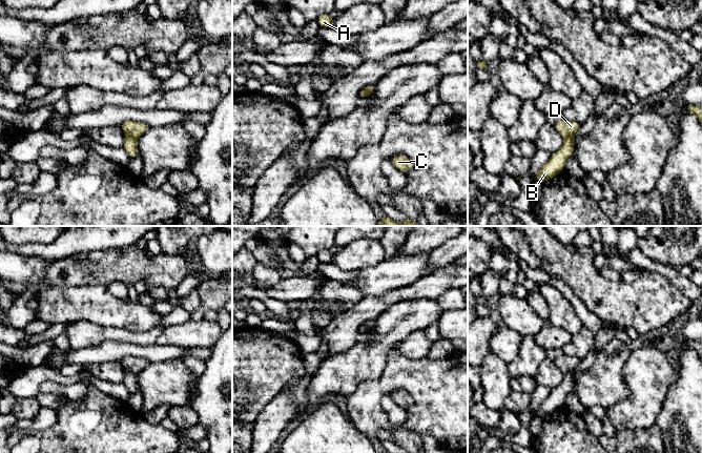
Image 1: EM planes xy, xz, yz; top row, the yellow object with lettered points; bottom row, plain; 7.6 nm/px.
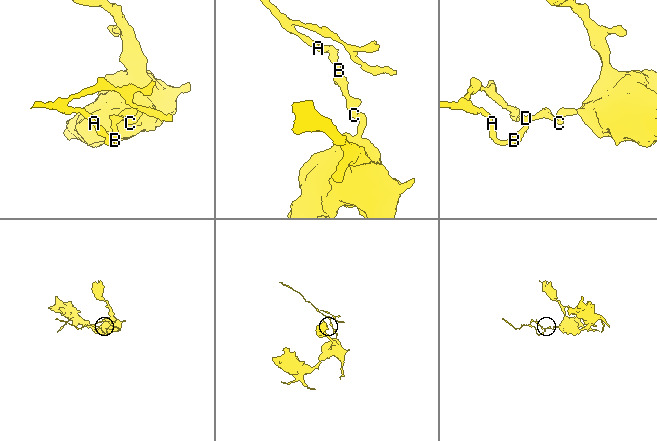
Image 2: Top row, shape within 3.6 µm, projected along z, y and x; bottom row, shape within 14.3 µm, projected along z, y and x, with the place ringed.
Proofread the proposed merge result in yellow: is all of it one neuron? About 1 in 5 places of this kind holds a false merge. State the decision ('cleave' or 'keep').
cleave

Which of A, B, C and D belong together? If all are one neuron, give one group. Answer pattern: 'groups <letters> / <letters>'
groups A B / C D

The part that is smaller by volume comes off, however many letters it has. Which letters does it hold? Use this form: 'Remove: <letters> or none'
Remove: A, B

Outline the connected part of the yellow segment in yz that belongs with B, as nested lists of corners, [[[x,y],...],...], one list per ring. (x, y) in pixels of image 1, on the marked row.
[[[575,137],[564,138],[562,147],[552,153],[549,161],[535,173],[534,181],[545,182],[560,173],[566,160],[573,156],[575,146]]]

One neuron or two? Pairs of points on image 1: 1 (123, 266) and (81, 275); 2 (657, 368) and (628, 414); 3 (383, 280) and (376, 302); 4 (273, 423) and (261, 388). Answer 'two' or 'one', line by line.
1: one
2: one
3: two
4: two

